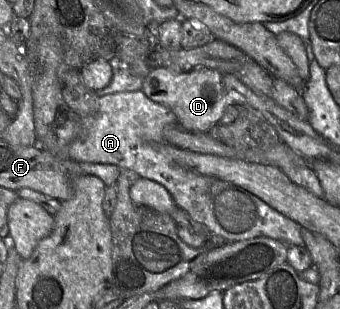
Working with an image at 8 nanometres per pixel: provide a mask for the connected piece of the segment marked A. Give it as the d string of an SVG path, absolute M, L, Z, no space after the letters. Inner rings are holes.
M140 90L104 95L99 98L97 112L88 117L80 117L81 130L67 149L67 155L75 162L115 165L120 169L131 170L140 178L162 185L175 204L186 212L195 222L205 225L210 232L229 242L236 242L265 236L285 242L289 246L305 246L302 226L269 206L246 189L216 177L204 176L175 164L159 151L163 142L163 129L176 124L175 114L166 106L155 103Z

